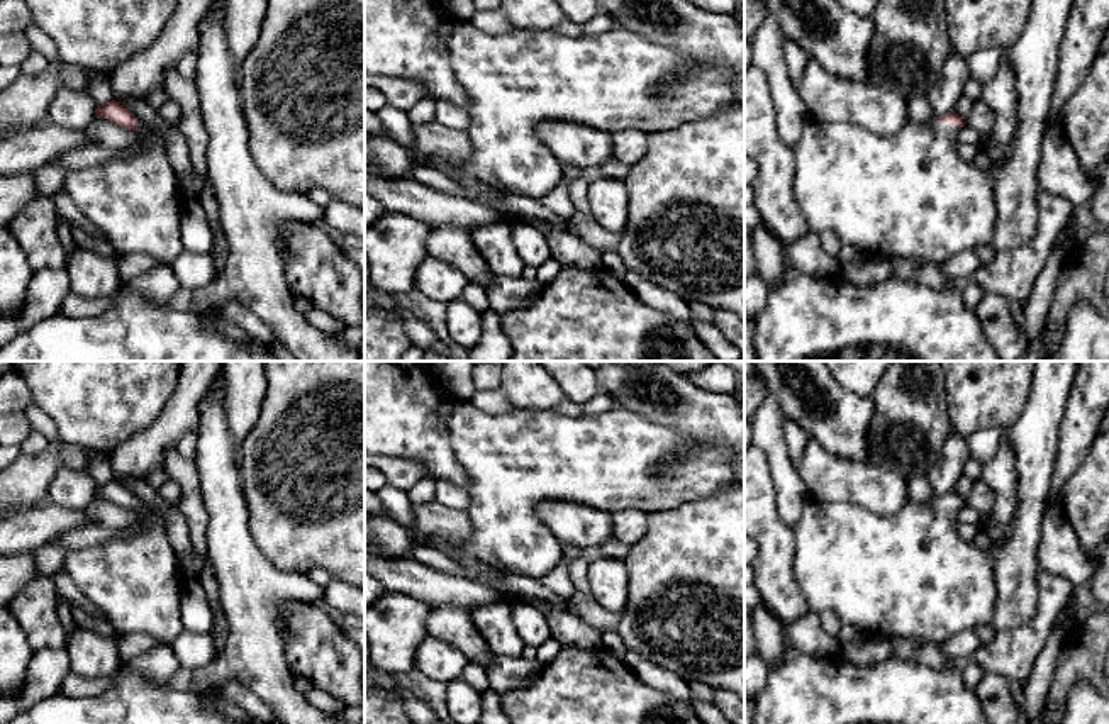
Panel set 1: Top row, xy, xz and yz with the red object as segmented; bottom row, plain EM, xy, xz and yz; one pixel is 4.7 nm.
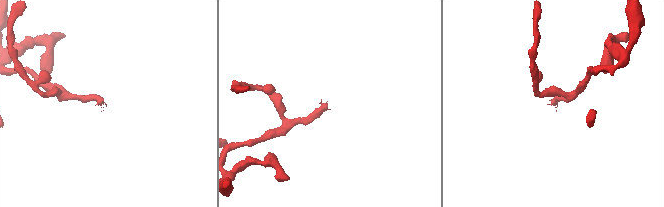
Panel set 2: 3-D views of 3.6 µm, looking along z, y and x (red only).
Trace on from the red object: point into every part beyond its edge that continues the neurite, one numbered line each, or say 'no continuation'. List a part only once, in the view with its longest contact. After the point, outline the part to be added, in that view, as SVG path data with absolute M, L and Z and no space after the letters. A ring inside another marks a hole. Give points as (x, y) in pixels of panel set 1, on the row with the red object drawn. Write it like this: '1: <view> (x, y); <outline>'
1: yz (911, 195); M939 119L909 122L899 132L878 136L851 122L809 120L794 149L795 198L812 232L834 231L843 246L889 259L909 258L943 265L953 254L990 246L997 207L989 171L958 154L958 125Z

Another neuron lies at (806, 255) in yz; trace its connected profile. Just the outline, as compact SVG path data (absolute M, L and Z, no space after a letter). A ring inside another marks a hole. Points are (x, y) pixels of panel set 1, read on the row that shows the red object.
M809 232L797 241L782 248L782 258L792 268L809 276L836 276L839 275L838 258L829 256L822 246L819 234Z

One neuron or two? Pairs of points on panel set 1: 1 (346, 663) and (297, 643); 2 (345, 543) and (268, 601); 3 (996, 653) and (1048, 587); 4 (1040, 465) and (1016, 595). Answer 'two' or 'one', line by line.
1: one
2: two
3: one
4: one

